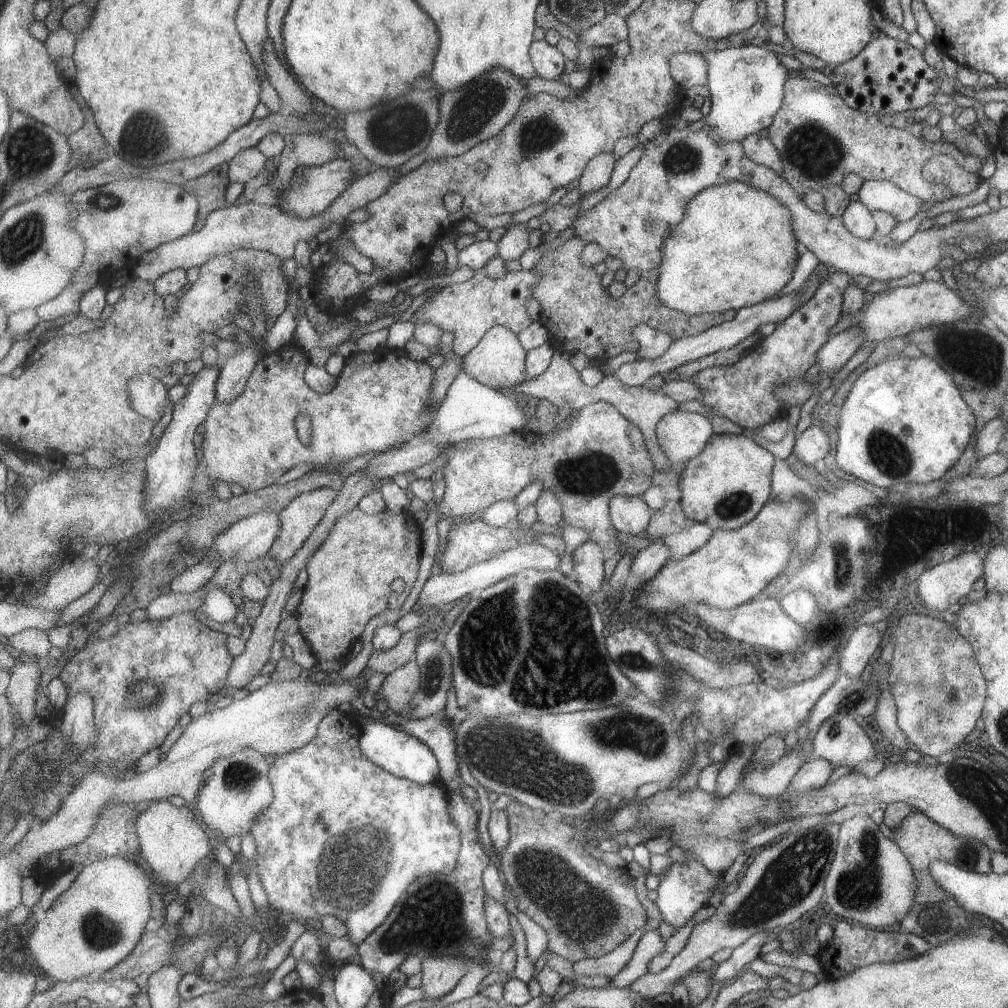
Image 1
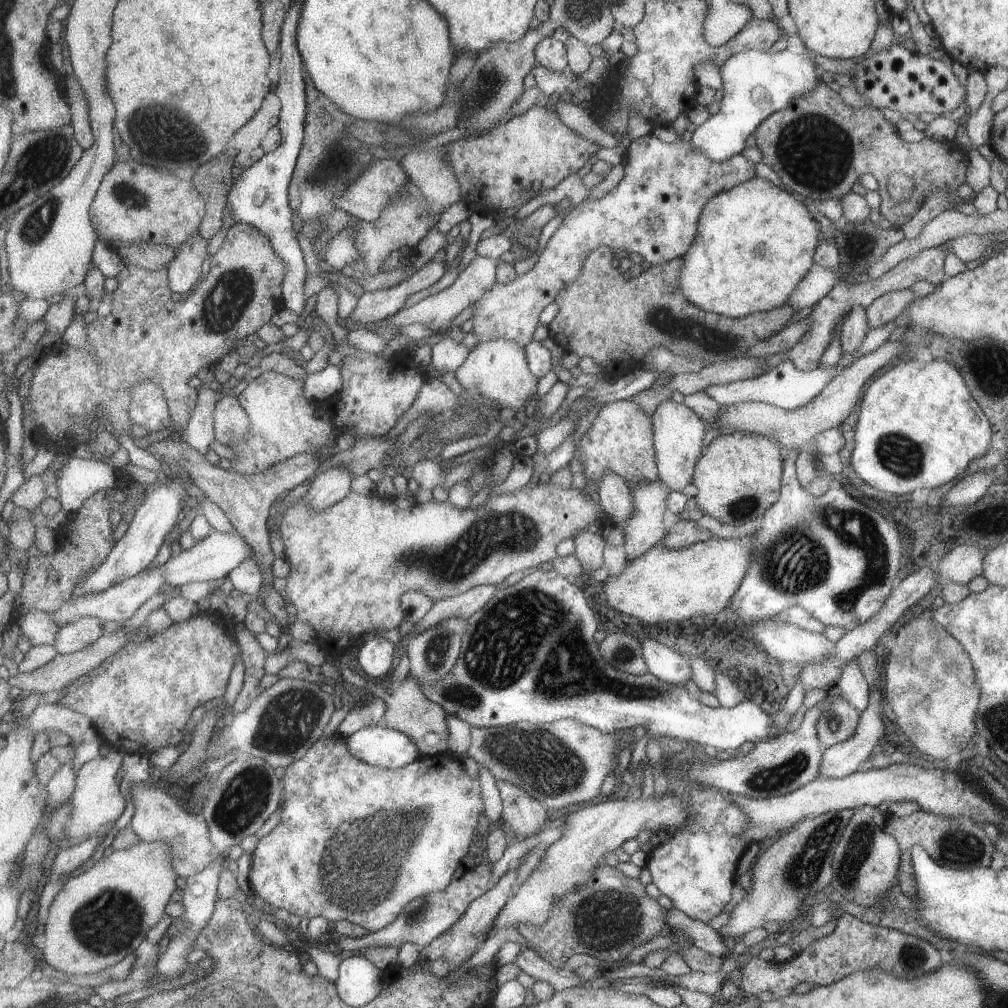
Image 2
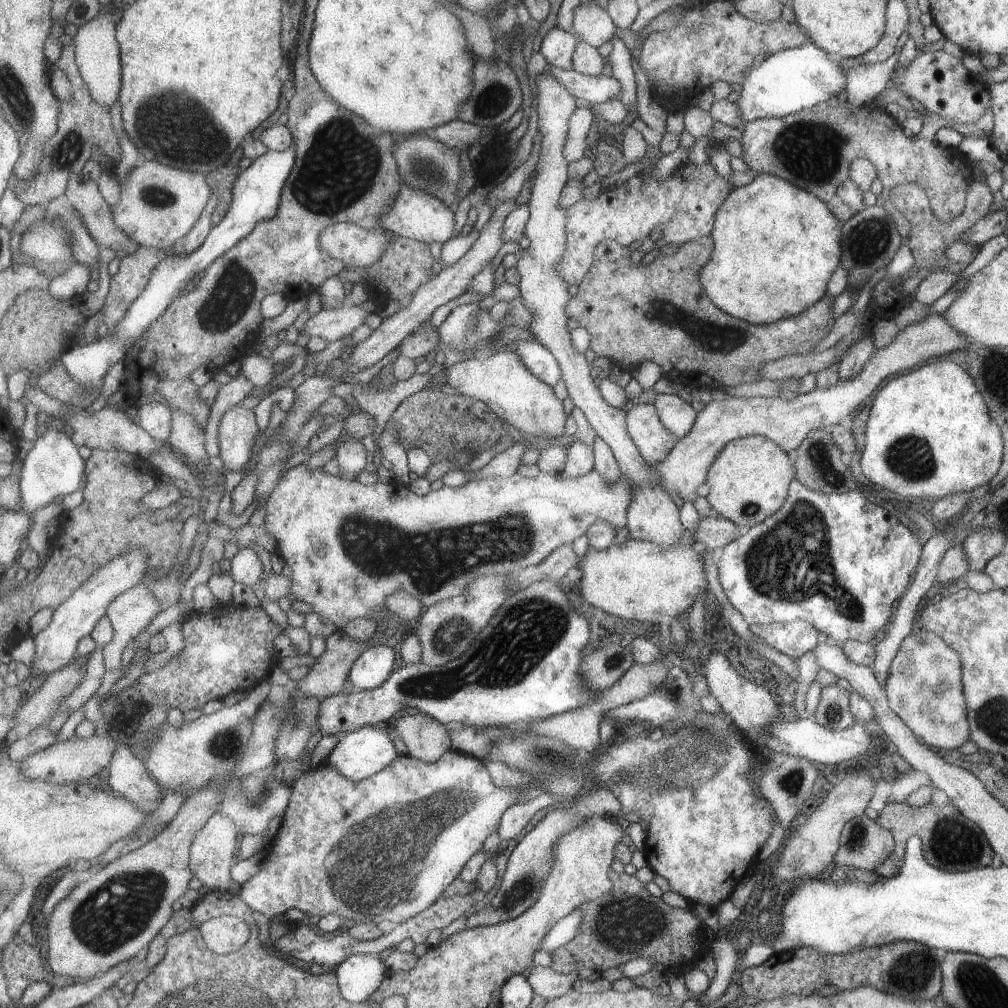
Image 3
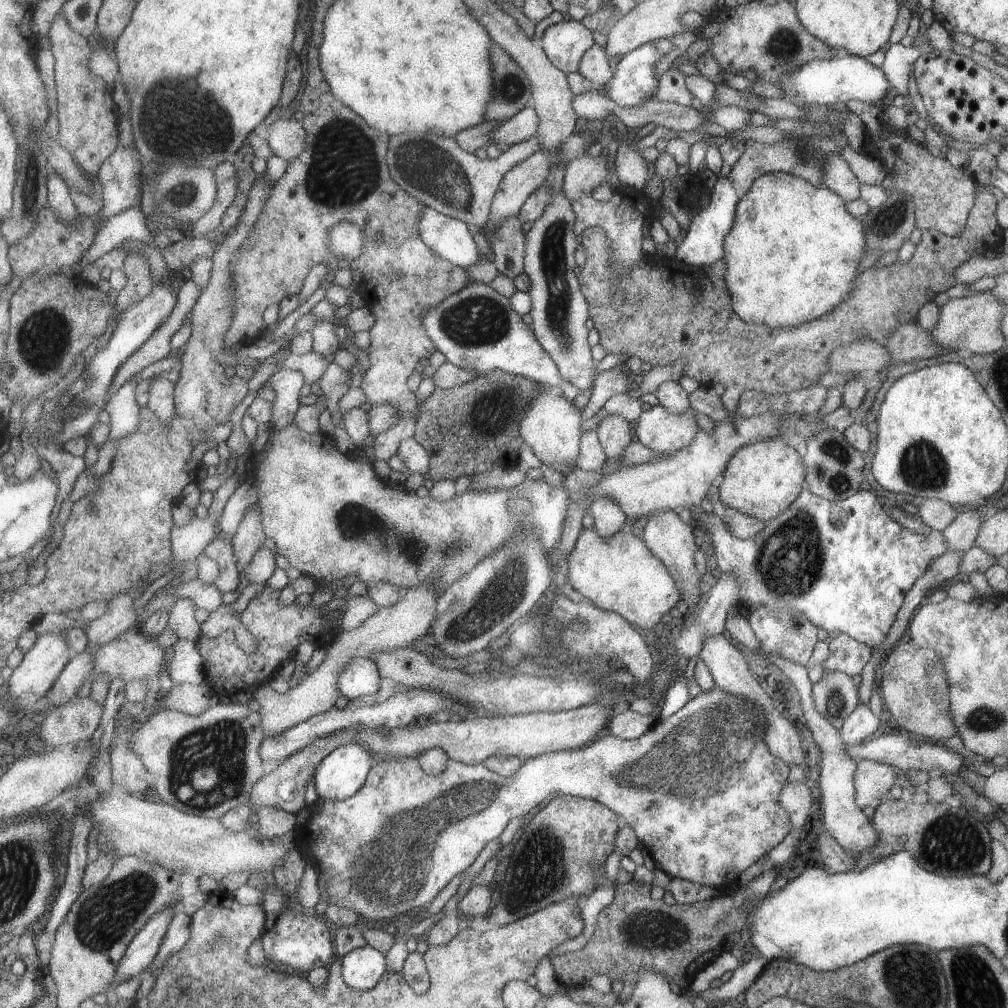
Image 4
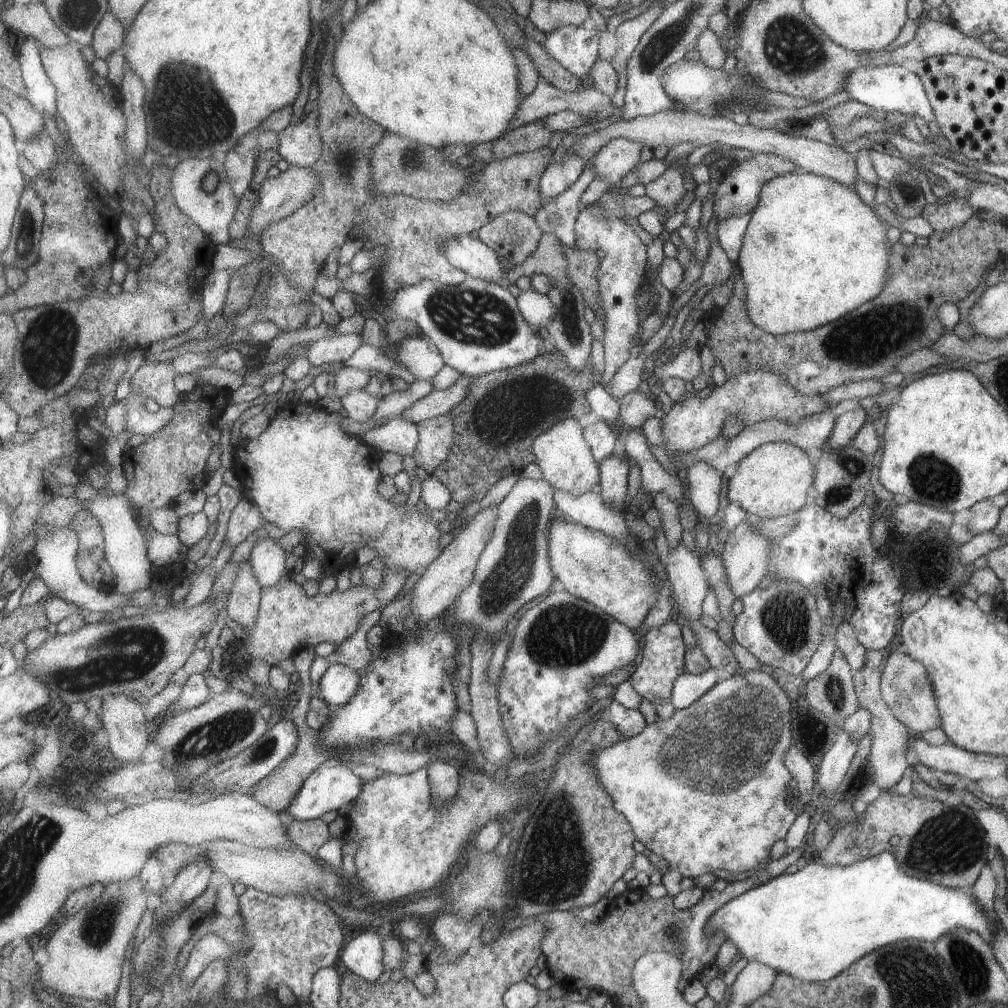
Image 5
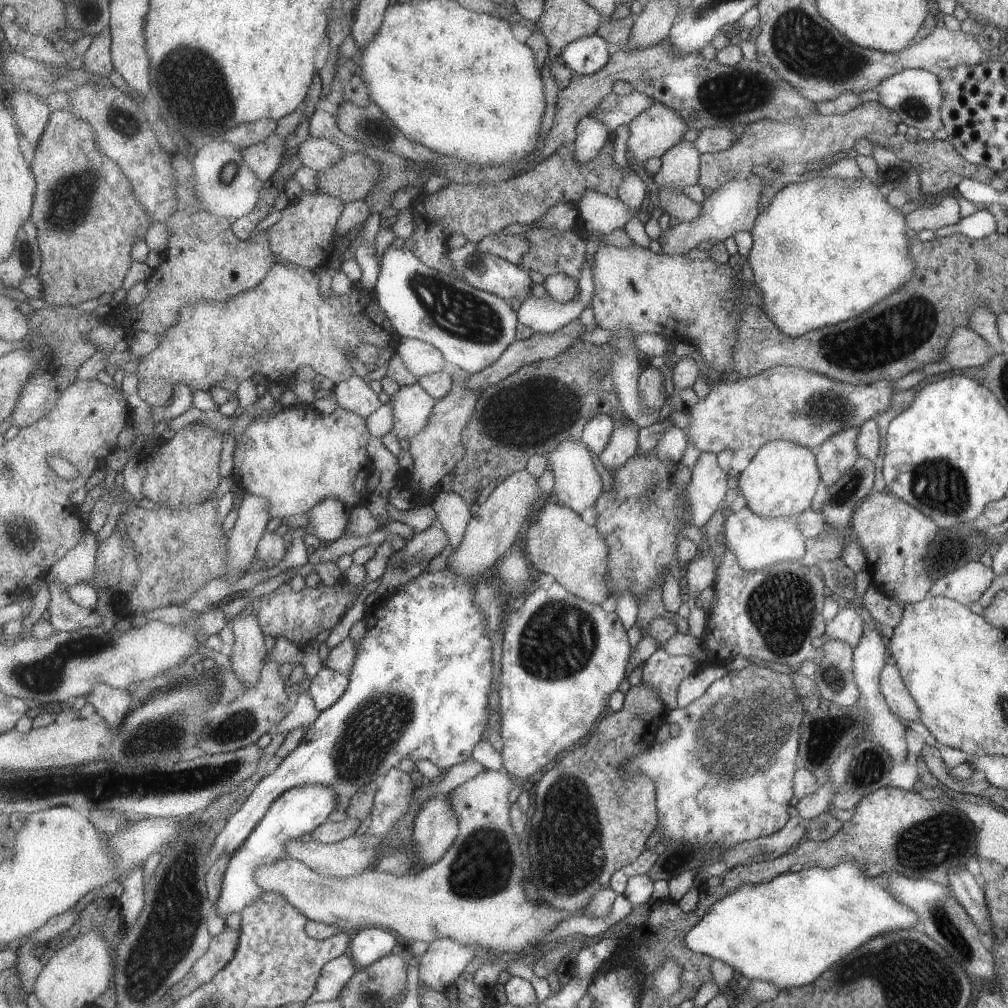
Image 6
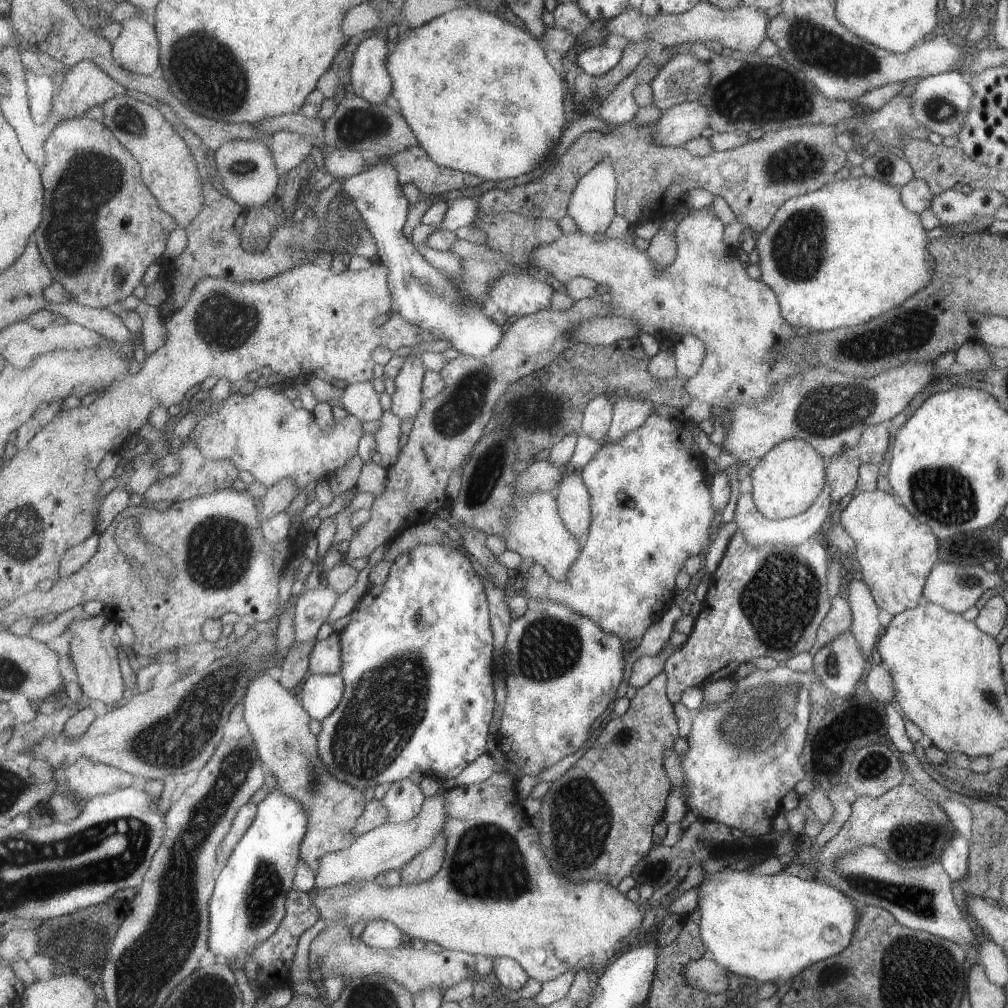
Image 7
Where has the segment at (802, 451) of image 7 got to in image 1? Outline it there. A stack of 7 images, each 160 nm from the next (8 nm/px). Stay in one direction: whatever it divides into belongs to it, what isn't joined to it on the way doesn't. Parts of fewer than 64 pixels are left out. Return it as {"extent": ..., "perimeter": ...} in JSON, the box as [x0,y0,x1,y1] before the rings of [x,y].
{"extent":[677,429,773,531],"perimeter":[[[735,429],[715,432],[707,439],[697,456],[685,461],[685,466],[680,471],[677,484],[681,491],[680,509],[688,519],[695,523],[704,522],[713,530],[728,531],[739,528],[753,519],[768,501],[771,466],[773,466],[773,456],[769,451],[757,446],[750,437],[741,435],[741,432]]]}

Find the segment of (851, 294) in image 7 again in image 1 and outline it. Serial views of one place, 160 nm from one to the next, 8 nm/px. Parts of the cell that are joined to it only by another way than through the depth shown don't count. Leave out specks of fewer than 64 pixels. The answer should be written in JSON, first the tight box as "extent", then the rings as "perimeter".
{"extent":[657,181,797,315],"perimeter":[[[731,181],[725,184],[705,187],[699,191],[693,199],[687,203],[686,215],[683,215],[682,222],[676,224],[675,228],[670,230],[670,235],[666,238],[666,243],[662,246],[662,260],[659,266],[660,272],[657,282],[658,299],[667,305],[670,309],[681,311],[687,315],[700,315],[703,313],[722,313],[725,311],[738,311],[741,307],[750,307],[751,305],[767,301],[775,297],[775,294],[789,282],[795,260],[797,260],[797,250],[795,250],[795,235],[793,225],[790,221],[790,211],[785,208],[775,197],[756,189],[753,185],[741,182]]]}

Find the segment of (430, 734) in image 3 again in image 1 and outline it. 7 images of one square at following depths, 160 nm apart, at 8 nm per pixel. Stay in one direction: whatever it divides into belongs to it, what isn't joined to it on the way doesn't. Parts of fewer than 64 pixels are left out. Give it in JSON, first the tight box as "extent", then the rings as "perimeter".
{"extent":[380,658,422,715],"perimeter":[[[416,658],[388,675],[381,685],[380,694],[385,697],[389,711],[405,715],[422,681],[422,670]]]}

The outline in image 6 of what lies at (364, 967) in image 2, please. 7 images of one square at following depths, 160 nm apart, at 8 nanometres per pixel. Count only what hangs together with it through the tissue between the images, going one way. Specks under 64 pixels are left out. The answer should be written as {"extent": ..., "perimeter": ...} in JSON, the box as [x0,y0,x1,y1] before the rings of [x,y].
{"extent":[349,927,402,969],"perimeter":[[[383,927],[361,929],[352,935],[349,952],[359,969],[371,966],[390,955],[402,939],[396,932]]]}

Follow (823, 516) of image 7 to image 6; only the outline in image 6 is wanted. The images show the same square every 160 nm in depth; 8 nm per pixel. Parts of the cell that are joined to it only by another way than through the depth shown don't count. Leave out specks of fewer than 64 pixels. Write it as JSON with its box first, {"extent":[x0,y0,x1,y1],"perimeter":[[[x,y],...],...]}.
{"extent":[721,505,806,572],"perimeter":[[[747,505],[726,516],[721,537],[727,549],[731,549],[734,553],[738,564],[747,572],[753,572],[779,561],[799,560],[805,552],[806,538],[801,534],[793,519],[764,517],[755,514]]]}

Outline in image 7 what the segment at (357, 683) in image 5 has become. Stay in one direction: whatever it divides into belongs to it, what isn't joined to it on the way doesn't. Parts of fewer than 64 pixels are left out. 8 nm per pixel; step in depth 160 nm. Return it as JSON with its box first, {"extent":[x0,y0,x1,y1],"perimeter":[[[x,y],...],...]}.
{"extent":[302,674,346,720],"perimeter":[[[310,674],[302,686],[302,705],[312,719],[325,720],[342,703],[346,684],[342,674]]]}

